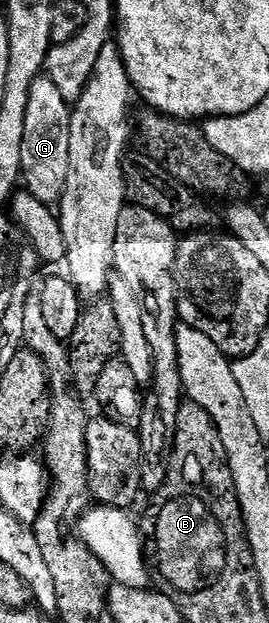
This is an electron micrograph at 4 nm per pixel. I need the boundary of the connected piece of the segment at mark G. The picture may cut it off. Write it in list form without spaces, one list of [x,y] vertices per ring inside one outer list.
[[[41,74],[30,86],[30,102],[26,106],[26,130],[22,133],[23,187],[38,202],[52,206],[64,195],[70,170],[70,122],[72,108],[64,99],[62,90],[46,74]]]

